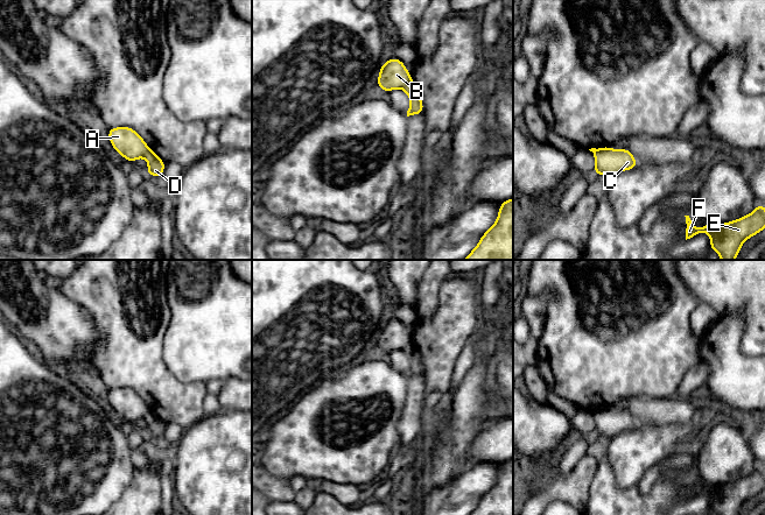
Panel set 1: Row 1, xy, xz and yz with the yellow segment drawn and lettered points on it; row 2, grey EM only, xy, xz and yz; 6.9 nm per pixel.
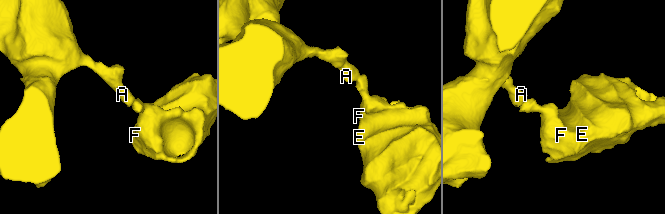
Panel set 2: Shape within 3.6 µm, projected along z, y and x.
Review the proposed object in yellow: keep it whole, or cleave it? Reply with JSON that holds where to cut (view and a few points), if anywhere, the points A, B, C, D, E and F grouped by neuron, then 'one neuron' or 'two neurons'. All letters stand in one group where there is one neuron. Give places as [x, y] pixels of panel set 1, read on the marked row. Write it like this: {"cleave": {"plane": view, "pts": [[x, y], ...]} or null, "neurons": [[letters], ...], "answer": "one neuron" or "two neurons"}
{"cleave": {"plane": "xz", "pts": [[411, 79], [402, 89]]}, "neurons": [["A", "B"], ["C", "D", "E", "F"]], "answer": "two neurons"}

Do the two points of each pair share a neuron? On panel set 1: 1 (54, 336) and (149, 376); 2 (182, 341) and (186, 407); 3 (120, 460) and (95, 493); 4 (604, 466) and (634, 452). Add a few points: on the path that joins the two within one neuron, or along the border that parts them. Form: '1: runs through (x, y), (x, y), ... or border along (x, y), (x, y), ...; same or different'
1: border along (97, 327), (100, 341), (95, 365), (99, 375); different
2: border along (165, 364), (181, 381), (202, 381), (204, 383); different
3: runs through (112, 468), (96, 485); same
4: border along (605, 459), (613, 472), (615, 481), (624, 487); different

